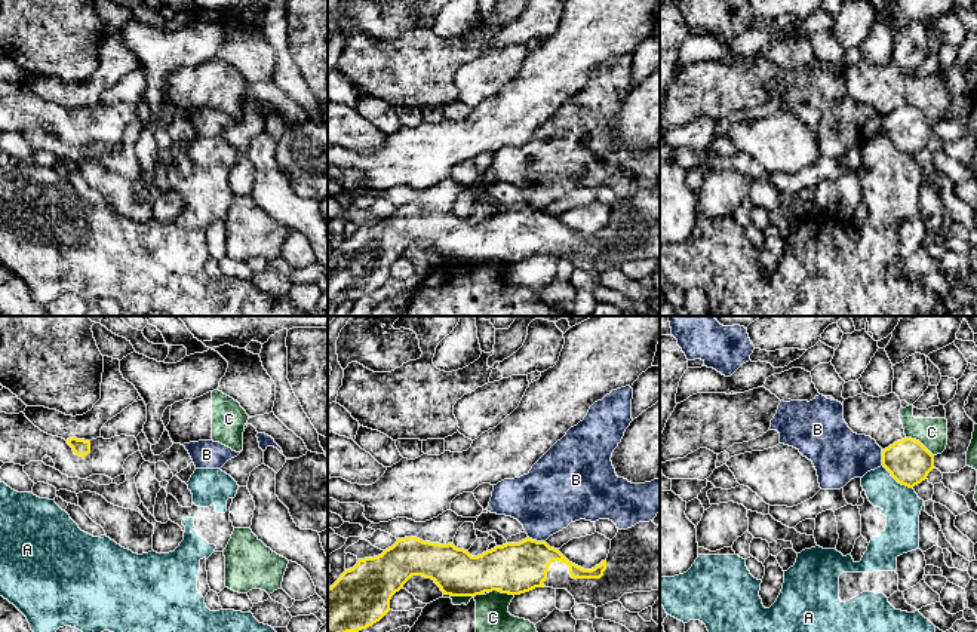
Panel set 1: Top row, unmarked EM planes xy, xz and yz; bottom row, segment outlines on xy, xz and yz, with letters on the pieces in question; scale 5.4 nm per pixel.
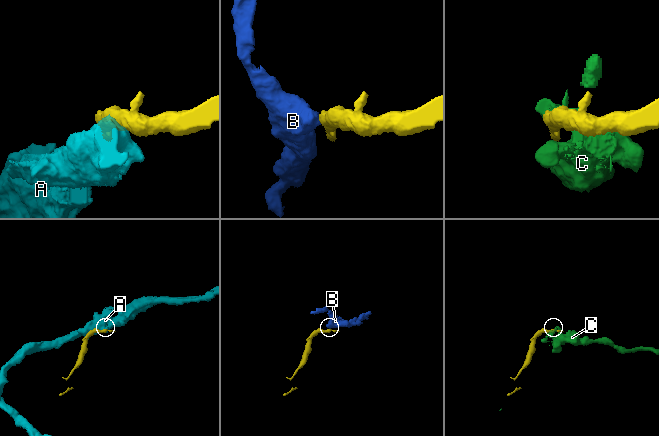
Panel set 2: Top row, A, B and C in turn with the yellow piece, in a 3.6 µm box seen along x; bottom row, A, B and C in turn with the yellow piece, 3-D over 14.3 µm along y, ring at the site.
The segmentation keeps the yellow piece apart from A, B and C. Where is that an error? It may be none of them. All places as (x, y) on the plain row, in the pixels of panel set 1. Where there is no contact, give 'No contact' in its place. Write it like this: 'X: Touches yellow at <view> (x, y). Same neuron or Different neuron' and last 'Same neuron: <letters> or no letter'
A: Touches yellow at yz (897, 149). Different neuron
B: Touches yellow at xz (535, 208). Different neuron
C: Touches yellow at xz (463, 263). Different neuron
Same neuron: no letter

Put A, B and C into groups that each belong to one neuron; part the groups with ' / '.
A / B / C

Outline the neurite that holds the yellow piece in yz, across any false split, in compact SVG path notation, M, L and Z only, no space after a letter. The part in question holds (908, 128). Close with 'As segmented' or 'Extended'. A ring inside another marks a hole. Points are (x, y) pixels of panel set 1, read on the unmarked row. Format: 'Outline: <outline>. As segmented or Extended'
Outline: M904 105L882 117L882 134L898 151L913 156L934 136L934 123L919 108Z. As segmented

